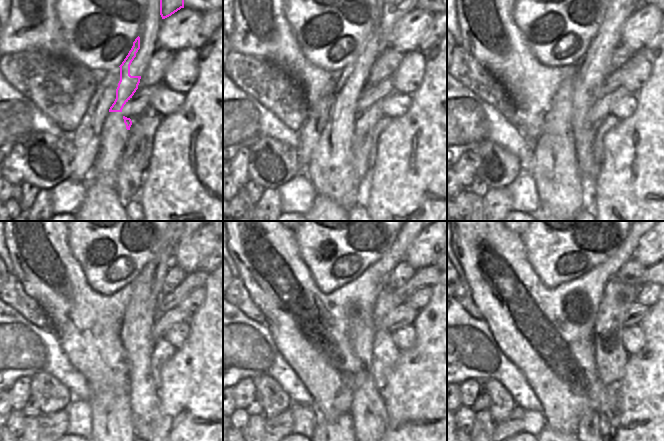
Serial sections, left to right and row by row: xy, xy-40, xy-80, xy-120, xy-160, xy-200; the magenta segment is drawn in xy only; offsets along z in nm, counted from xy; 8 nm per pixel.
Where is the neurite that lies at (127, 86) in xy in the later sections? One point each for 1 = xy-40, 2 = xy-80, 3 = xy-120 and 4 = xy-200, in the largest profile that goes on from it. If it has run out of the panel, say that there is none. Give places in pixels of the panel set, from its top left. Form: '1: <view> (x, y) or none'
1: xy-40 (345, 94)
2: xy-80 (575, 96)
3: xy-120 (136, 332)
4: xy-200 (595, 424)

